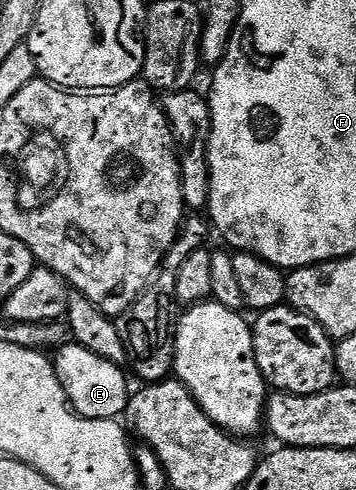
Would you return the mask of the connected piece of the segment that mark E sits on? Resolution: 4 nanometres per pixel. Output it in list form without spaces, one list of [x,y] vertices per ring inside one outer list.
[[[70,341],[56,352],[55,370],[69,399],[69,406],[82,419],[120,420],[128,412],[131,386],[125,380],[126,372],[118,364],[103,361],[103,357],[95,357],[91,349],[83,349],[78,343]]]

